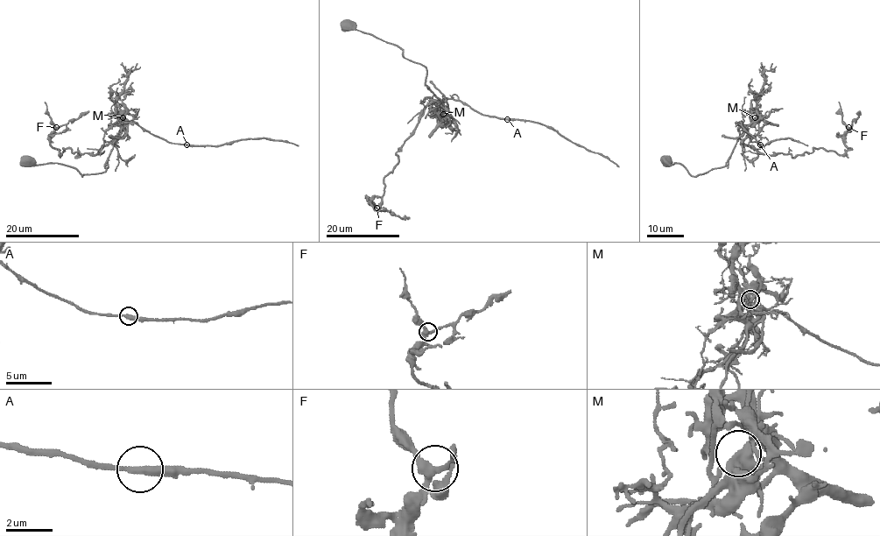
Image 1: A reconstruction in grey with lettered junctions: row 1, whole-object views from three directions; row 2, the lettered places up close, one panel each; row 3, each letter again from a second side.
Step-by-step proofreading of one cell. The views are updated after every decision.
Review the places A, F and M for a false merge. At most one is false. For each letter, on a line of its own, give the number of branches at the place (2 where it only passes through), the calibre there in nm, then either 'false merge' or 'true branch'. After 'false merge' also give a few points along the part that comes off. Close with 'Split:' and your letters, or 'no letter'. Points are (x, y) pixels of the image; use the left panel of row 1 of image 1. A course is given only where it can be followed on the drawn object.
A: 2 branches meet; 320 nm thick; true branch
F: 3 branches meet; 320 nm thick; true branch
M: 2 branches meet; 500 nm thick; false merge; foreign part runs (122, 117), (118, 114), (116, 97), (133, 70), (124, 70)
Split: M

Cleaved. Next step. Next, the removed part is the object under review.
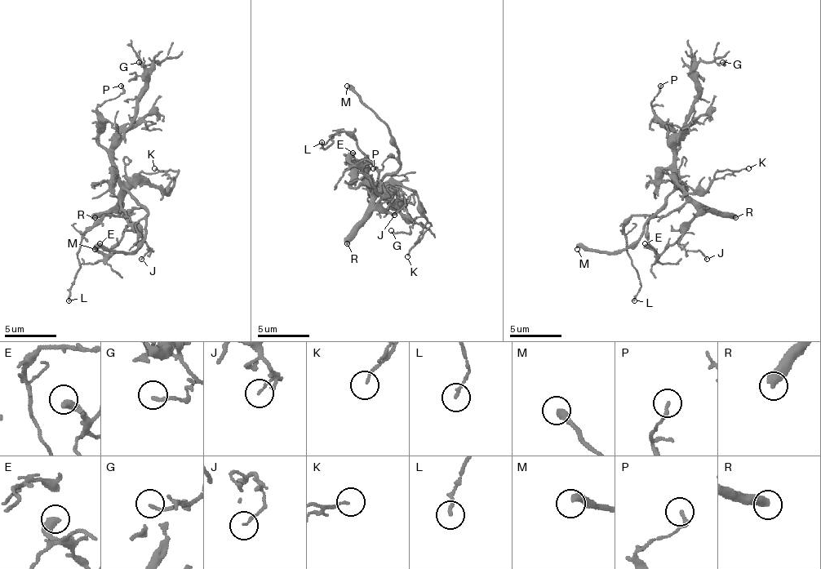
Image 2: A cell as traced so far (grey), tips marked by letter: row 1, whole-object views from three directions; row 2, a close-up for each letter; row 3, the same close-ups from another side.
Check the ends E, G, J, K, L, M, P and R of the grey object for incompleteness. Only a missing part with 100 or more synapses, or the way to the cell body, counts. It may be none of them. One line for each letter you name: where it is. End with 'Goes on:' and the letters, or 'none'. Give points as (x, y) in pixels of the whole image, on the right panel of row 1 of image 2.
M: place (577, 249)
R: place (735, 217)
Goes on: M, R

